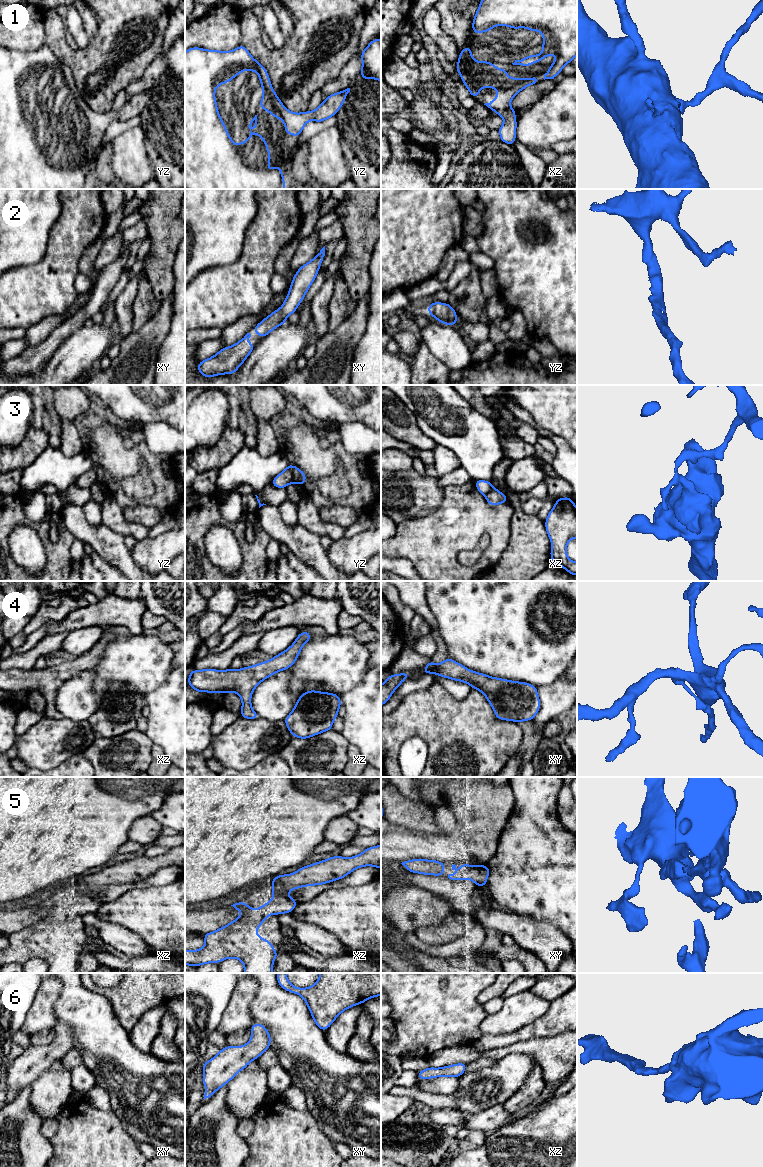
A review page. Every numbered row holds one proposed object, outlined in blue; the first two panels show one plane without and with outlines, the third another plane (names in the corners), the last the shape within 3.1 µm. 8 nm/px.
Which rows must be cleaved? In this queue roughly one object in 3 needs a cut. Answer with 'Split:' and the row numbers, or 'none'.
Split: 3

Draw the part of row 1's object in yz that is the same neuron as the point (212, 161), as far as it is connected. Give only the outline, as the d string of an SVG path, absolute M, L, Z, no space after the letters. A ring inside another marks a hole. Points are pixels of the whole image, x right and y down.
M244 45L238 46L232 51L207 50L198 47L191 47L185 52L185 189L285 189L282 167L275 166L273 169L266 169L271 162L269 147L265 138L251 132L253 128L260 128L257 122L257 115L249 124L249 140L241 141L236 147L232 138L228 135L225 123L222 121L215 100L215 89L218 85L230 82L240 72L245 70L255 71L259 74L260 85L263 87L263 97L259 103L262 110L267 110L274 118L280 118L285 123L285 133L296 138L301 134L305 124L310 121L323 122L326 119L336 116L338 110L344 104L350 88L341 92L333 93L322 101L321 105L312 112L293 113L286 109L279 100L272 88L267 70L261 63L257 62L248 52Z

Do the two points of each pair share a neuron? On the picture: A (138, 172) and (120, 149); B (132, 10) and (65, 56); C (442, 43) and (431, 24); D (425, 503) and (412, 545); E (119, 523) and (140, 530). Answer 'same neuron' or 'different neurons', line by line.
A: same neuron
B: same neuron
C: same neuron
D: different neurons
E: same neuron

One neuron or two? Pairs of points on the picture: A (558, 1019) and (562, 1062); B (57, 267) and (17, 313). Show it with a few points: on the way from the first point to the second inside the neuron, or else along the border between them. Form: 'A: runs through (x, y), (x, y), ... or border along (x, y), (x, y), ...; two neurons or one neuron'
A: border along (566, 1031), (536, 1039); two neurons
B: runs through (51, 278), (27, 302); one neuron

